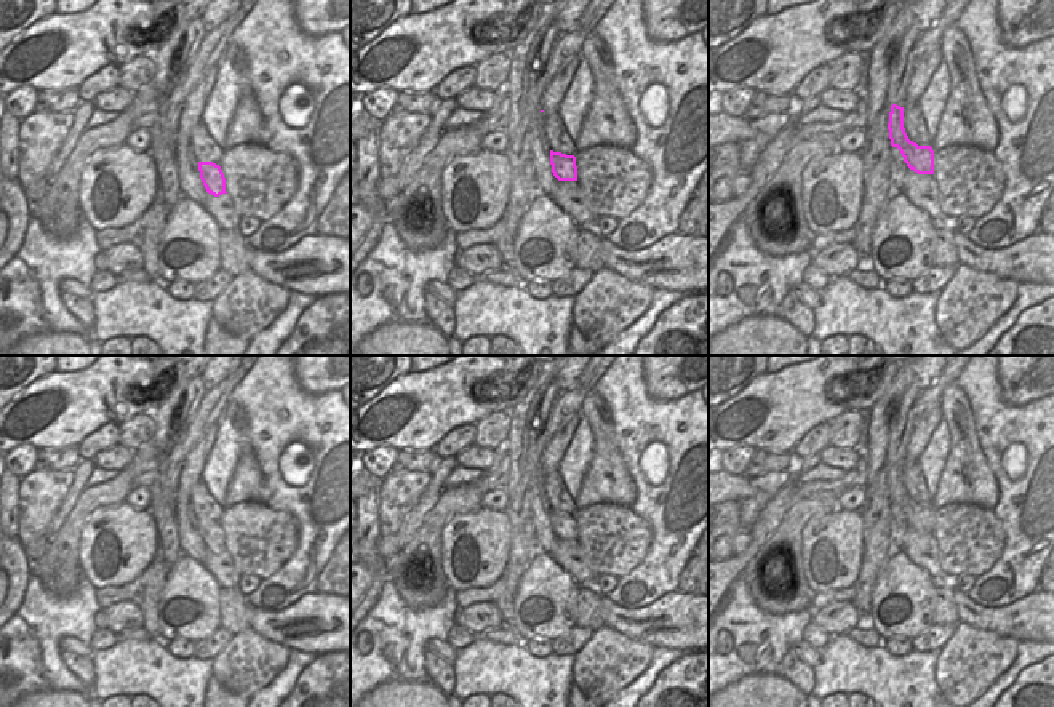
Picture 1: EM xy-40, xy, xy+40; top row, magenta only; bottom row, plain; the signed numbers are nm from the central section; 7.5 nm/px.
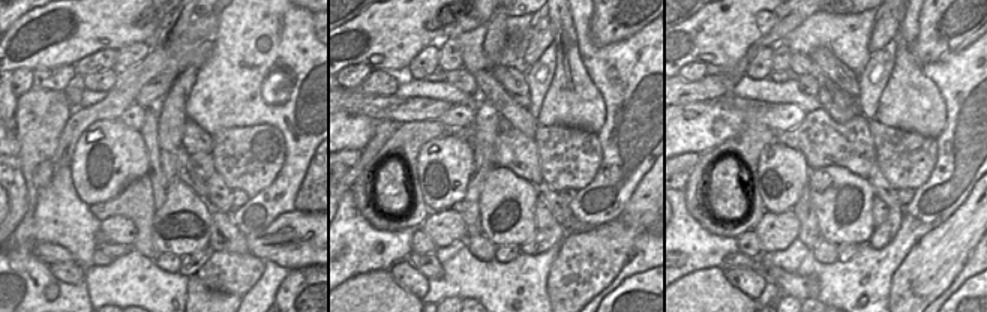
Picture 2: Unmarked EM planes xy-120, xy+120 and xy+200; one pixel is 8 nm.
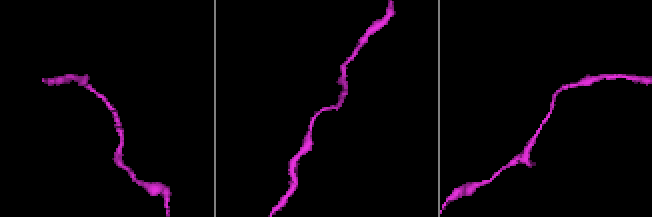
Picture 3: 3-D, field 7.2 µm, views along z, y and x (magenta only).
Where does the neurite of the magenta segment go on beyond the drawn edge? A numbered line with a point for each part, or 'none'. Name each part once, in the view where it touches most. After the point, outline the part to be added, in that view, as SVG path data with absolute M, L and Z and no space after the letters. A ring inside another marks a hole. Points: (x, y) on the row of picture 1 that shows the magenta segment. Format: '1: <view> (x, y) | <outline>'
none

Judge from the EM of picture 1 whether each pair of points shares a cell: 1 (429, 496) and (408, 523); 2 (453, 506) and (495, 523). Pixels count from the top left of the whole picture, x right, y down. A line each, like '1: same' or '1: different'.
1: same
2: different

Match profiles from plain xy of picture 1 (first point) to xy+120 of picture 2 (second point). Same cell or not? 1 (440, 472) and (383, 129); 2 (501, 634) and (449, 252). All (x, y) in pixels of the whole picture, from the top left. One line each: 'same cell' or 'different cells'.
1: same cell
2: different cells

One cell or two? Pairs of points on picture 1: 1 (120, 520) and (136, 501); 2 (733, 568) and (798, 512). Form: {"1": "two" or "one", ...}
{"1": "two", "2": "two"}

